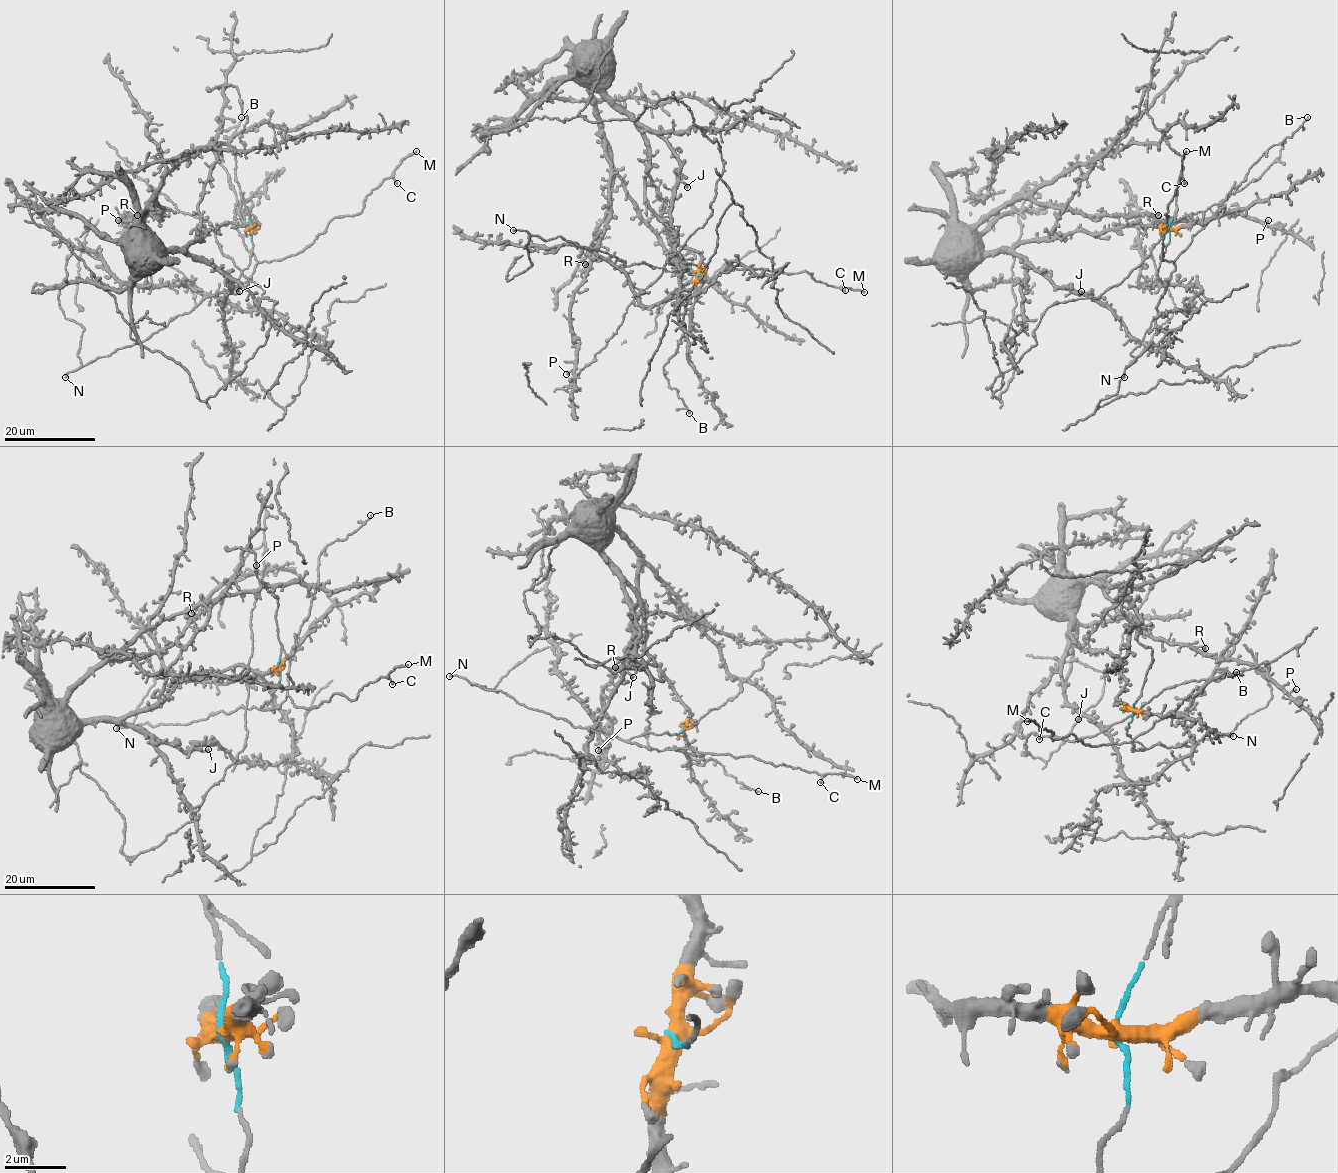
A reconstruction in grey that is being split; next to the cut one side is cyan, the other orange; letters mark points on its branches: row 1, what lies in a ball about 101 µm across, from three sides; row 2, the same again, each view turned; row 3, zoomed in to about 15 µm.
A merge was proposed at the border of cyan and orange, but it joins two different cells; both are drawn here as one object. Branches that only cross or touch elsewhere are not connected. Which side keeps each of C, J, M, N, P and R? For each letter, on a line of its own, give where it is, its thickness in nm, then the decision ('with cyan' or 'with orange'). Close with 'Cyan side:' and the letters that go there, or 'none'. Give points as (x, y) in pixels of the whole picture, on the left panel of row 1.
C: (397, 183) | 220 nm | with cyan
J: (239, 291) | 320 nm | with orange
M: (416, 151) | 180 nm | with cyan
N: (65, 377) | 240 nm | with cyan
P: (118, 220) | 320 nm | with orange
R: (137, 215) | 380 nm | with orange
Cyan side: C, M, N

